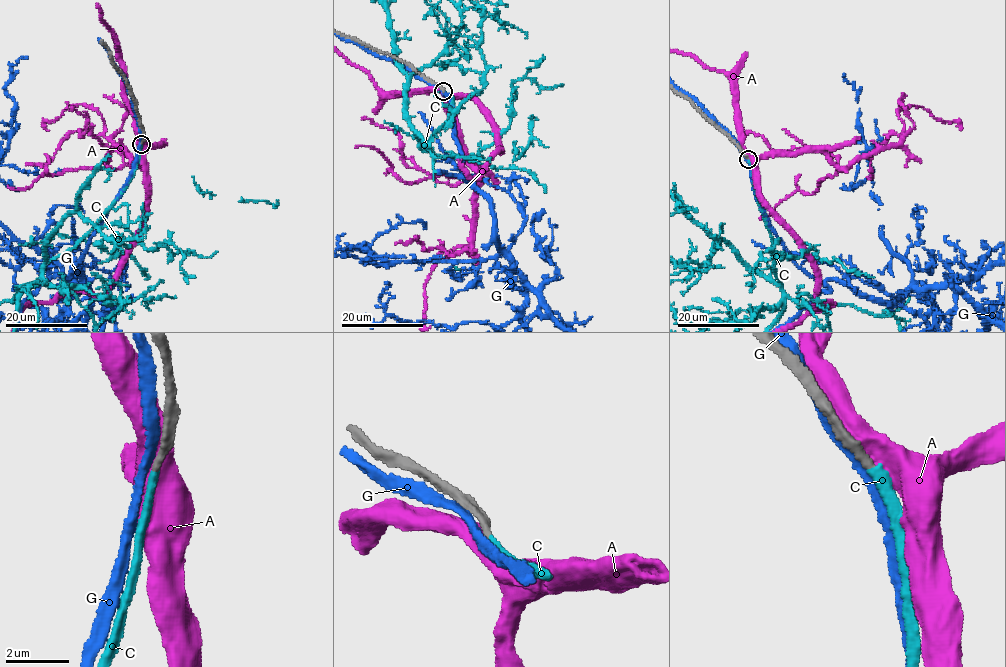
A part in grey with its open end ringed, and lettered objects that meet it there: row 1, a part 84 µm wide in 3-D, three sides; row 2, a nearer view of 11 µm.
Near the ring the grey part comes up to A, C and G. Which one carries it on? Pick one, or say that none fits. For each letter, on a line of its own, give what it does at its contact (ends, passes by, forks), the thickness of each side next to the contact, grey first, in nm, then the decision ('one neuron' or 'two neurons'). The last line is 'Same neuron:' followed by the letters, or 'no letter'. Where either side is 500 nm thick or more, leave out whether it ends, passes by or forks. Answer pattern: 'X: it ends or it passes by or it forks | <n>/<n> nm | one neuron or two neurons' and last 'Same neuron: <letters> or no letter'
A: 320/600 nm | two neurons
C: it ends | 240/280 nm | one neuron
G: it passes by | 360/280 nm | two neurons
Same neuron: C

